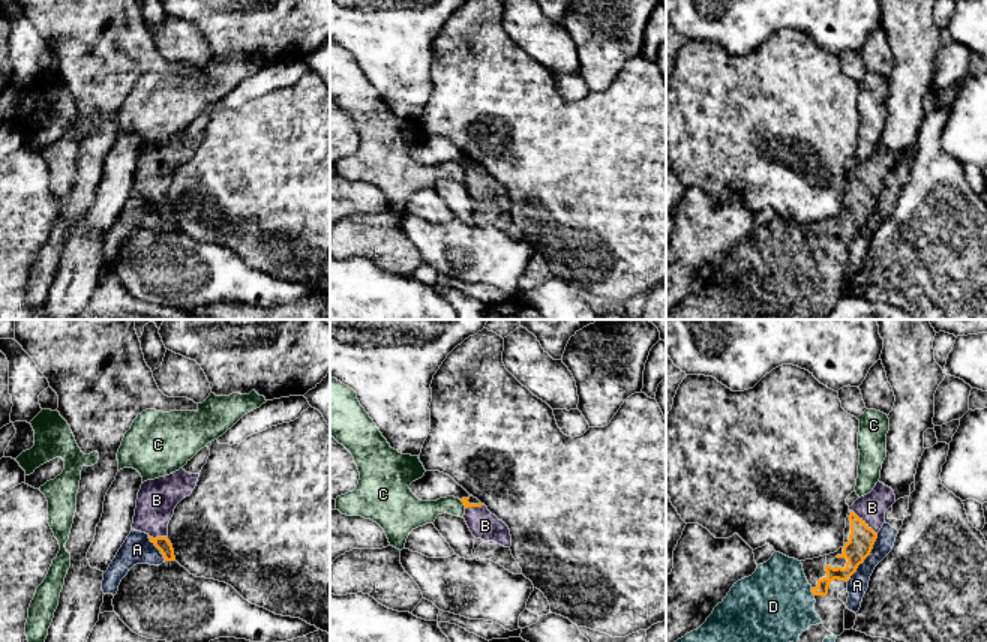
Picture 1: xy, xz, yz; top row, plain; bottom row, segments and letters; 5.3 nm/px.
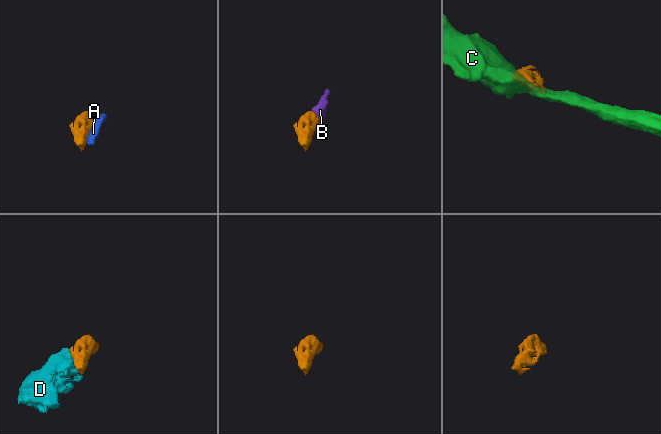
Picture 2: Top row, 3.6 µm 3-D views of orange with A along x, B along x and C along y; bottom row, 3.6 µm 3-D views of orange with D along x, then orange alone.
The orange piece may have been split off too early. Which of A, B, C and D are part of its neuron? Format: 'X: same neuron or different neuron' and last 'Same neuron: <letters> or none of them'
A: different neuron
B: same neuron
C: different neuron
D: same neuron
Same neuron: B, D

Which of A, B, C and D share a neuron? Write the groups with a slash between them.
A / B D / C

